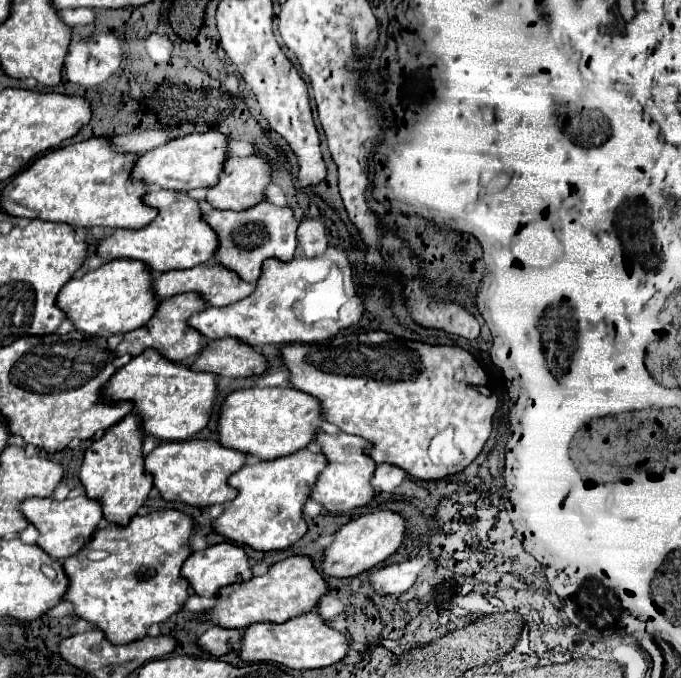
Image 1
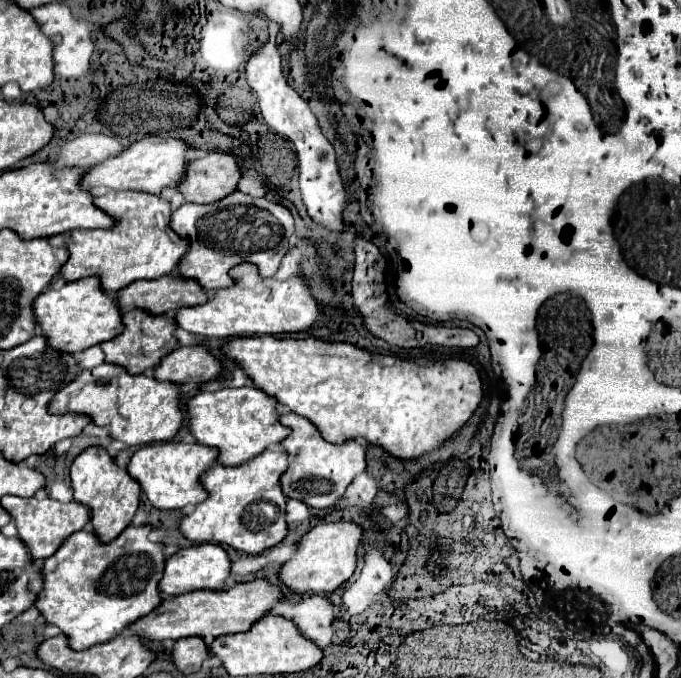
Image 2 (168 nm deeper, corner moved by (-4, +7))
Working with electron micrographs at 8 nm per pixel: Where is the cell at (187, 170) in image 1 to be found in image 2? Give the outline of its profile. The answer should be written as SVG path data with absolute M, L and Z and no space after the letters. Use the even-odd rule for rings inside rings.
M143 137L141 141L135 141L129 145L121 155L111 157L99 165L93 165L85 179L83 187L95 189L95 187L109 187L115 191L147 191L161 195L163 189L167 187L179 187L183 183L183 177L189 169L187 153L193 147L185 139L163 139L163 137Z

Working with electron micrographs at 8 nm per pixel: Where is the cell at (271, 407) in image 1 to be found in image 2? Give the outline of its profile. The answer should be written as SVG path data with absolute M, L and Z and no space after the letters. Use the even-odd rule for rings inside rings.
M225 387L219 391L203 391L187 403L187 423L197 443L217 447L221 465L243 465L263 453L269 445L281 443L291 429L279 421L279 401L263 393L259 387Z

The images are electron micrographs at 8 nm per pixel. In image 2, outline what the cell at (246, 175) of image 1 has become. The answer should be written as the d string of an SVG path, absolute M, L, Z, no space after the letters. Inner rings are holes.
M207 153L189 163L187 177L179 191L189 203L215 203L237 191L241 167L231 153Z

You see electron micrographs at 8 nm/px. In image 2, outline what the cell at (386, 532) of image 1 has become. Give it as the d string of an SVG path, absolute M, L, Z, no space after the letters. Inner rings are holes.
M355 521L323 523L313 527L301 541L297 553L281 567L281 585L297 593L331 593L341 587L355 571L365 527Z

